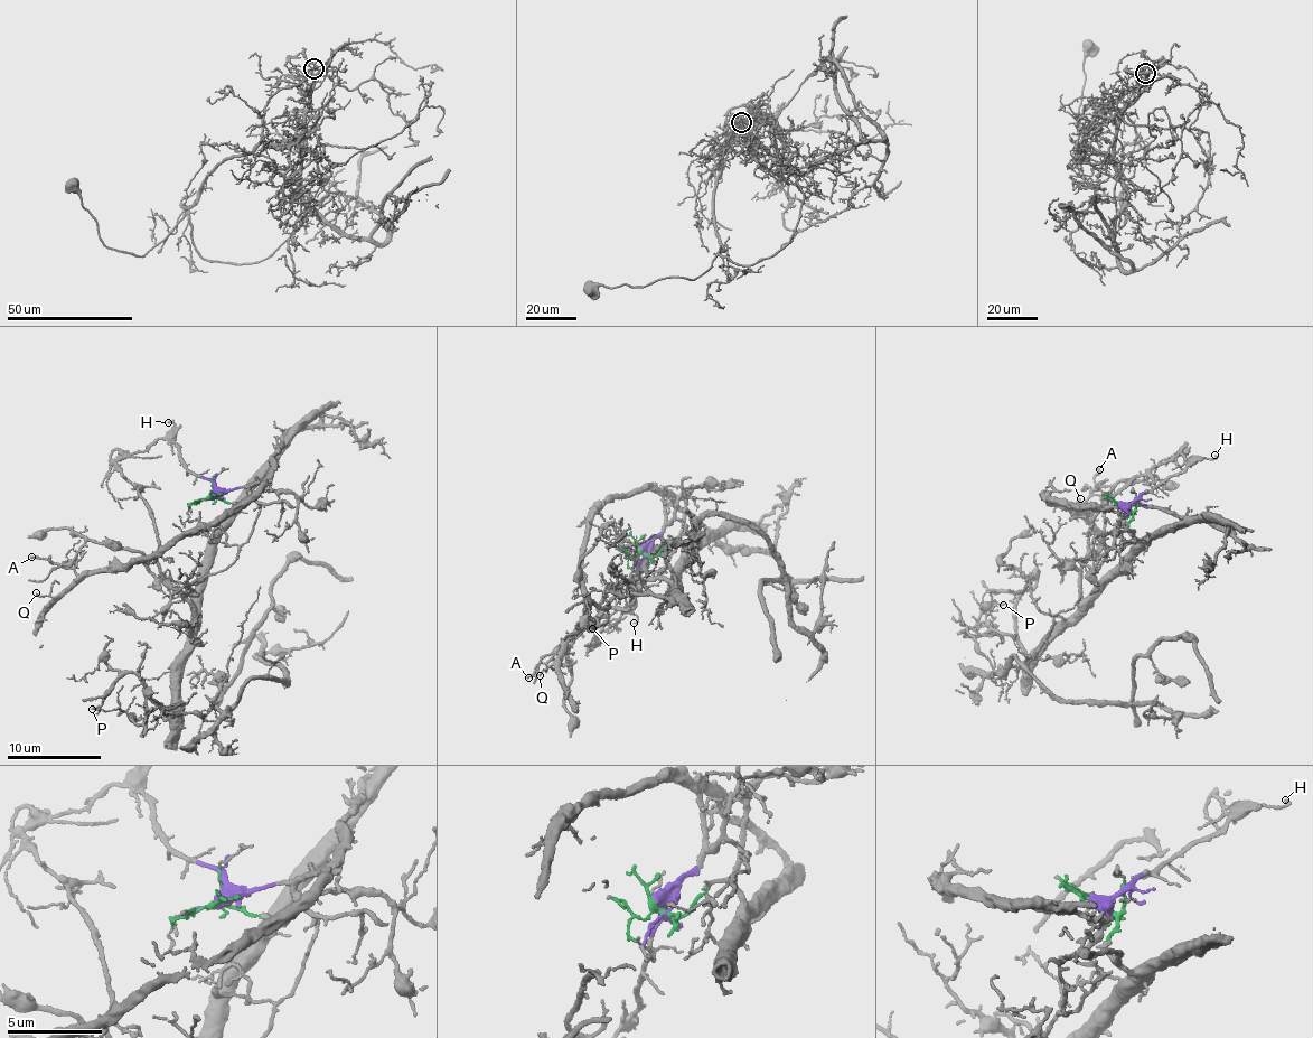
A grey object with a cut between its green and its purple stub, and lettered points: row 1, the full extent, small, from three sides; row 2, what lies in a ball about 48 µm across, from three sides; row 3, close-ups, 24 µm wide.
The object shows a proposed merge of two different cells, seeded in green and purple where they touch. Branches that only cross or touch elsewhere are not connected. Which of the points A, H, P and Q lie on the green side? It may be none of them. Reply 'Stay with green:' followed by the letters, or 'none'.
Stay with green: P

